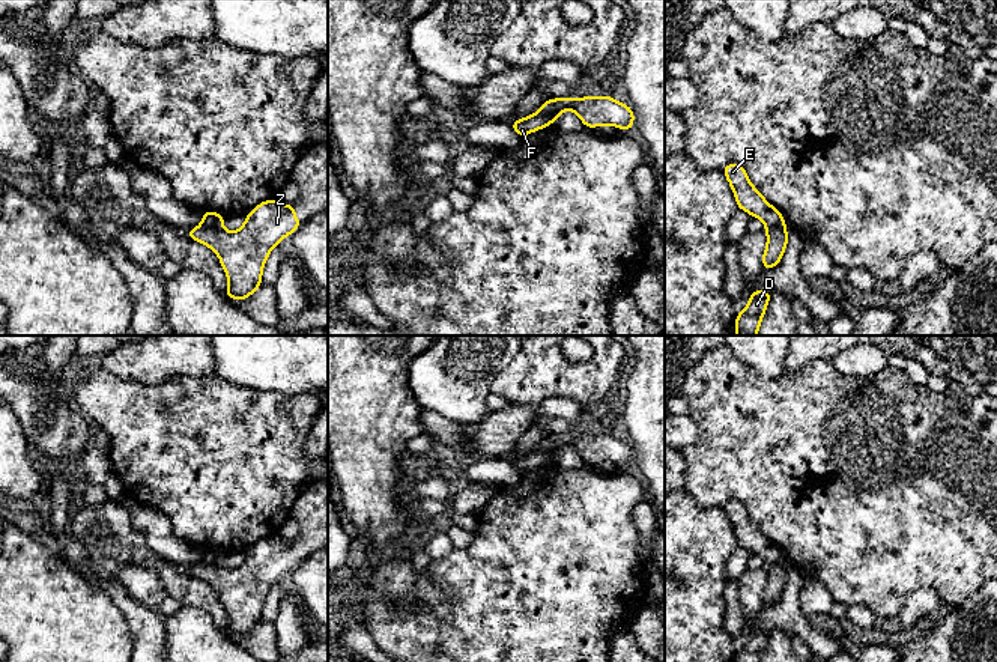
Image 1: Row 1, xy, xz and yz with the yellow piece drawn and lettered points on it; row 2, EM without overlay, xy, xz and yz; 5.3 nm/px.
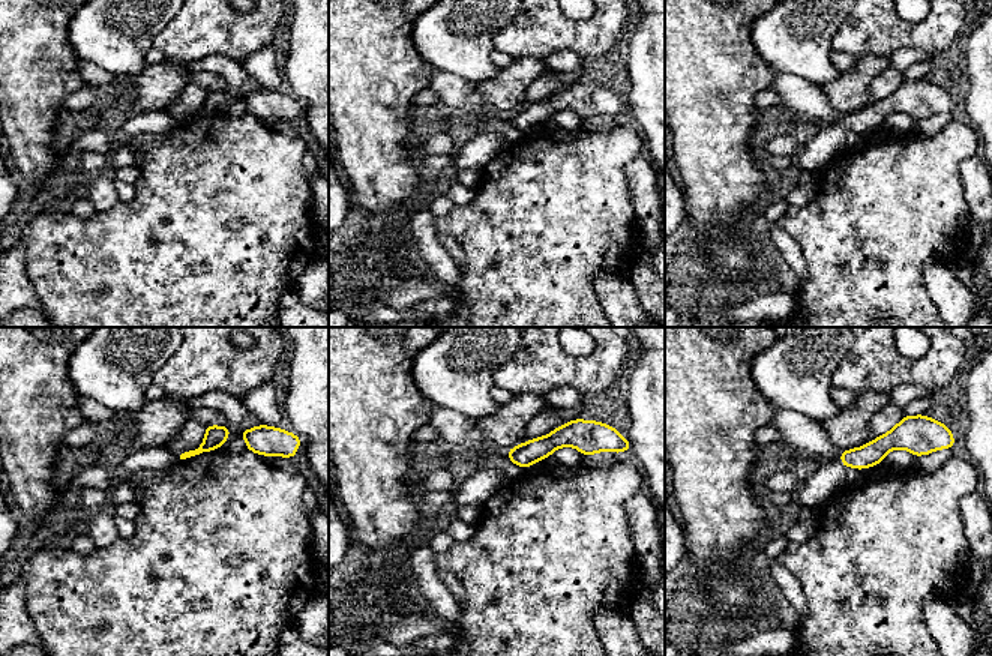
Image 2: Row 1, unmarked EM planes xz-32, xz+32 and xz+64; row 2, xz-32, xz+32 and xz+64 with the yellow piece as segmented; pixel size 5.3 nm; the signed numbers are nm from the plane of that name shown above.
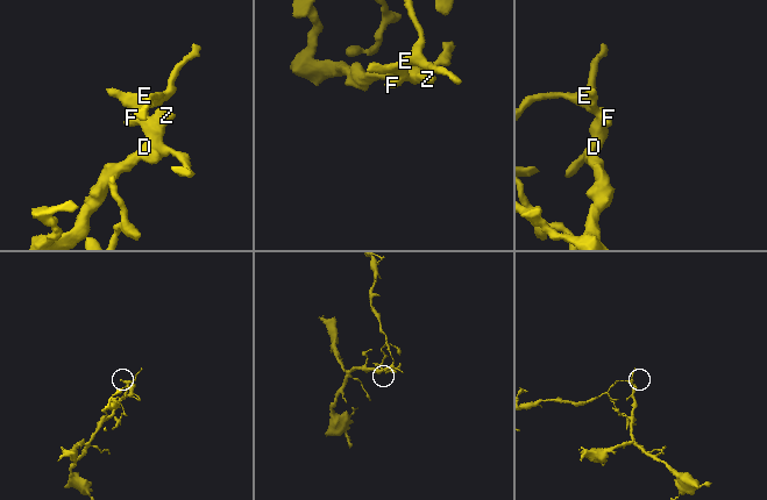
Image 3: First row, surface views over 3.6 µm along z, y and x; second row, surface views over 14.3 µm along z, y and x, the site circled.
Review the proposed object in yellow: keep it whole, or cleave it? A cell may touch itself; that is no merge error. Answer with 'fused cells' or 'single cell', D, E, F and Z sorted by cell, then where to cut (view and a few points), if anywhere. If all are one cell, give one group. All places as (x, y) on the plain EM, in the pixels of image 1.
fused cells; groups D F Z / E; cut xz (558, 437), (558, 441), (551, 449), (540, 449)

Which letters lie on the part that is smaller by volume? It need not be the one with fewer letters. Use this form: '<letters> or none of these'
E

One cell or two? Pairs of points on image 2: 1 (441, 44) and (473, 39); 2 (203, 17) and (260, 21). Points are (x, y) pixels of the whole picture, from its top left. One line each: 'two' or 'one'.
1: one
2: one

